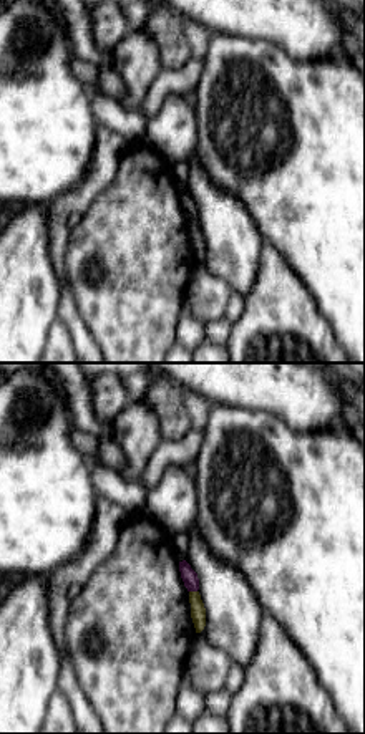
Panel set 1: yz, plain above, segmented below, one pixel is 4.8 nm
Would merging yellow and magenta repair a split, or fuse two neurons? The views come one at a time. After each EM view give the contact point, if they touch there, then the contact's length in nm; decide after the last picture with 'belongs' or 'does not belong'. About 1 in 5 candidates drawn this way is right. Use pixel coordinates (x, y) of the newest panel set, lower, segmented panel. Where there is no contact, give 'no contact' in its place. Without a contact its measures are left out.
meets yellow at (193, 592); contact 40 nm long

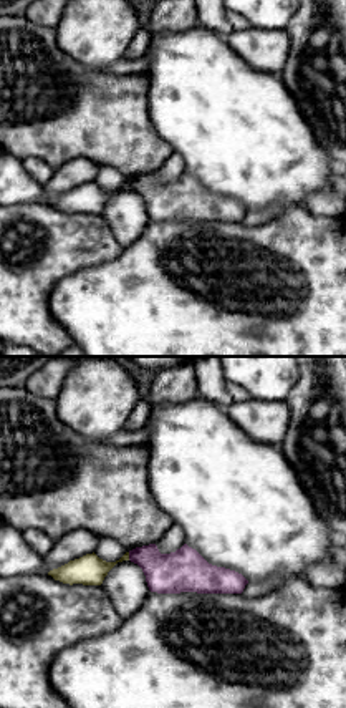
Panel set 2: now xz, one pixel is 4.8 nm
meets yellow at (128, 556); contact 40 nm long

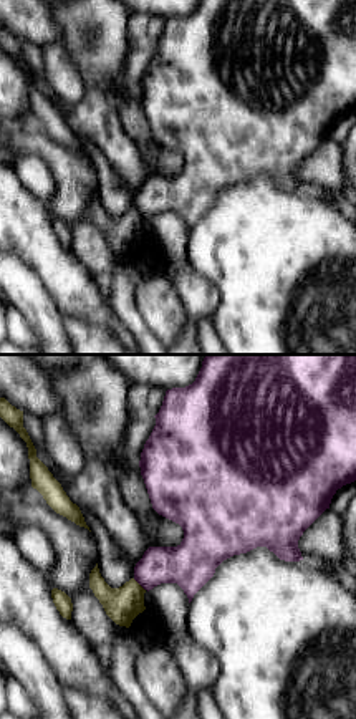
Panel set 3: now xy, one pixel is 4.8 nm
meets yellow at (139, 585); contact 90 nm long

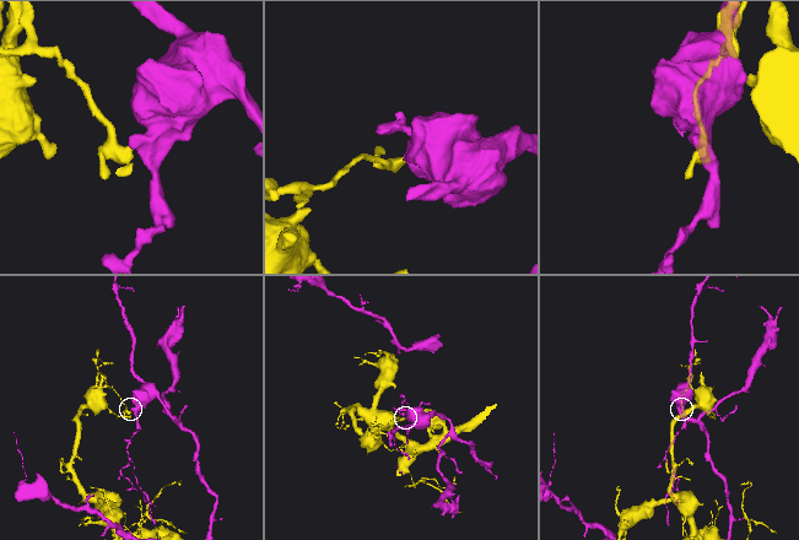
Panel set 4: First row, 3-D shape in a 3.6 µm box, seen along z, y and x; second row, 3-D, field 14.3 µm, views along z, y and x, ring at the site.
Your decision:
does not belong

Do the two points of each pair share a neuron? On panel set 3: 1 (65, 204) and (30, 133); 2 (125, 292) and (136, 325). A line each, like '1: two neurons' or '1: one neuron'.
1: one neuron
2: one neuron

